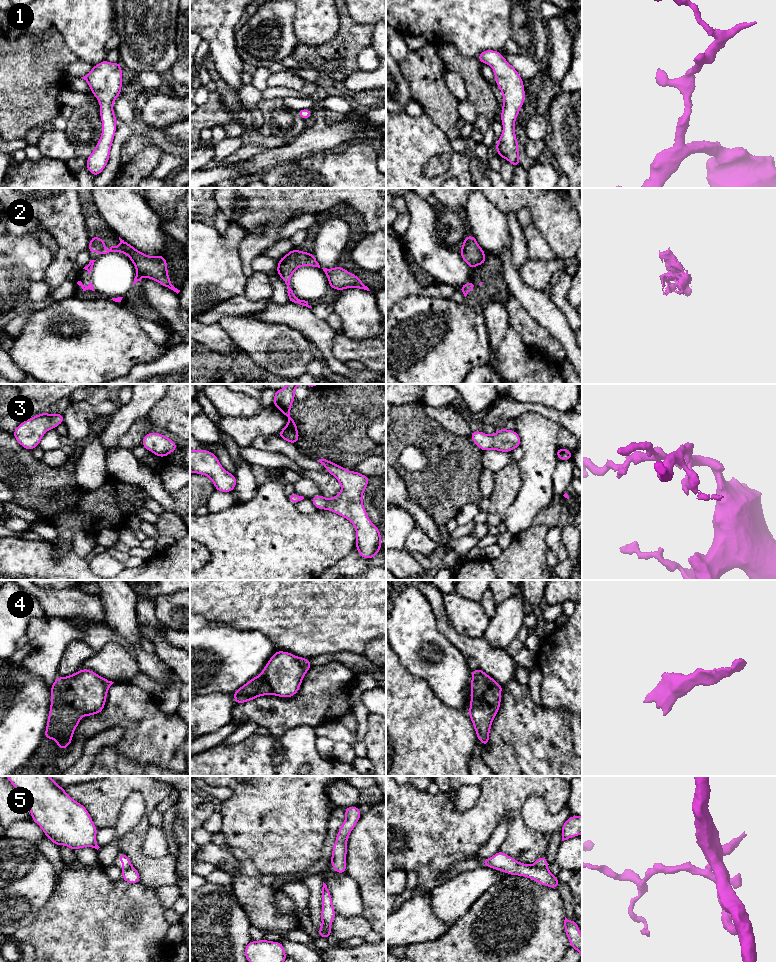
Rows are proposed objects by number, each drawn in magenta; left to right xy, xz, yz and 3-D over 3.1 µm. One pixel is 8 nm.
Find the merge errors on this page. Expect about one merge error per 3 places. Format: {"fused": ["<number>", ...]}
{"fused": ["2", "5"]}

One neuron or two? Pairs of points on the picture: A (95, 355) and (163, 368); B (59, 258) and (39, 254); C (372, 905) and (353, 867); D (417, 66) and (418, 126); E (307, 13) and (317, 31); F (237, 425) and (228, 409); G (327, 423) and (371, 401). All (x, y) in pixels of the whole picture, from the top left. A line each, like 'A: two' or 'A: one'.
A: two
B: two
C: one
D: two
E: one
F: two
G: one

